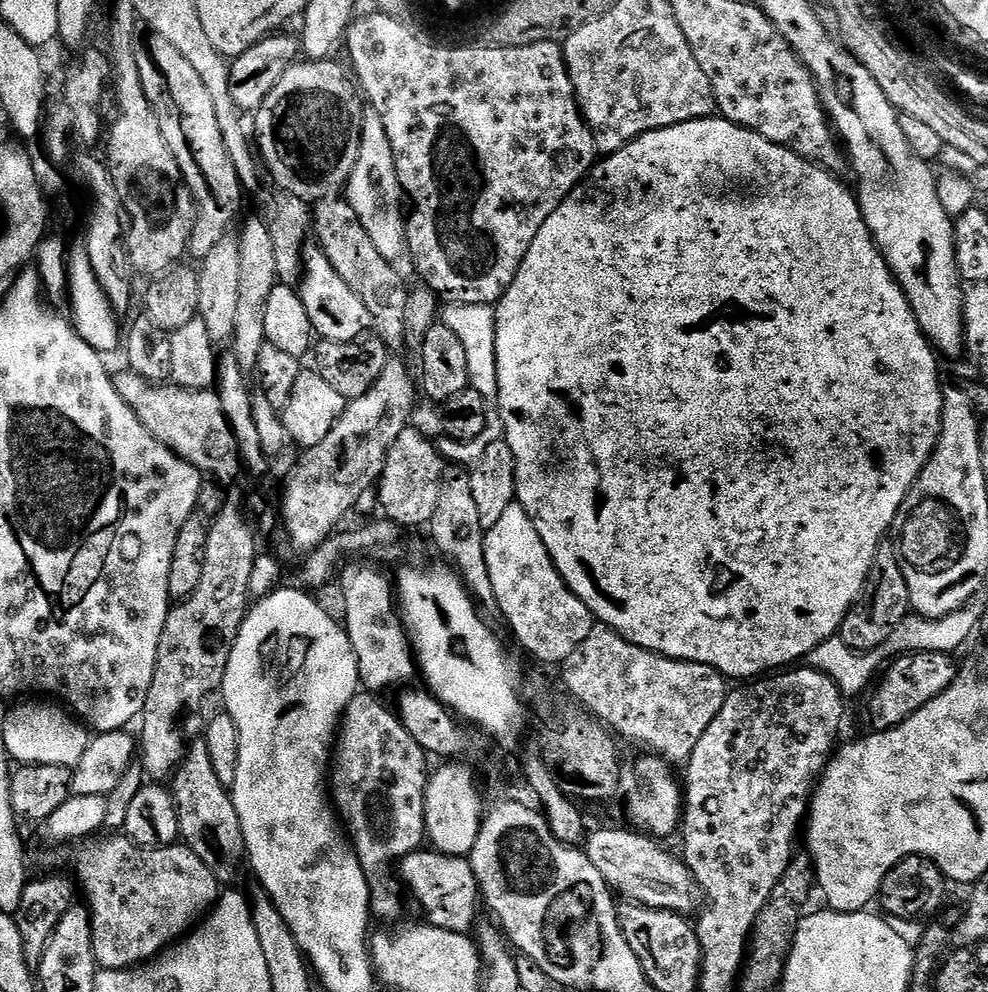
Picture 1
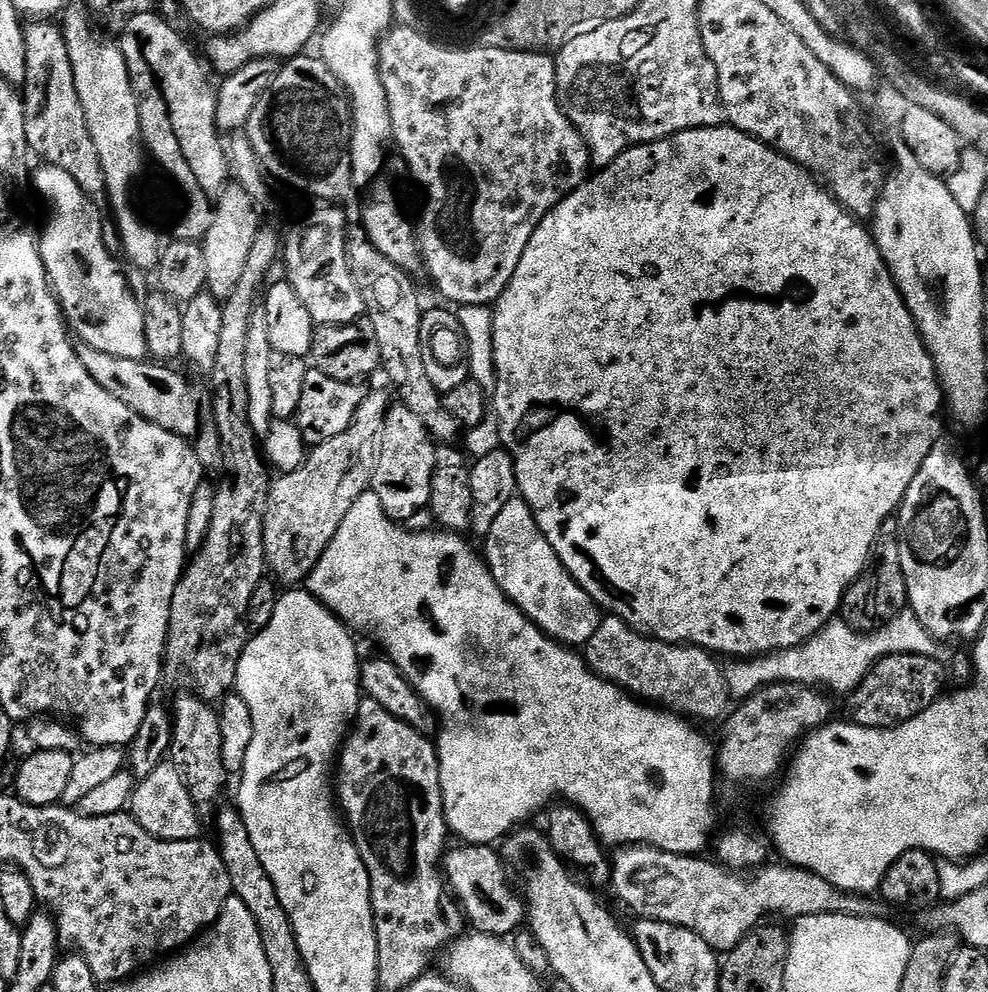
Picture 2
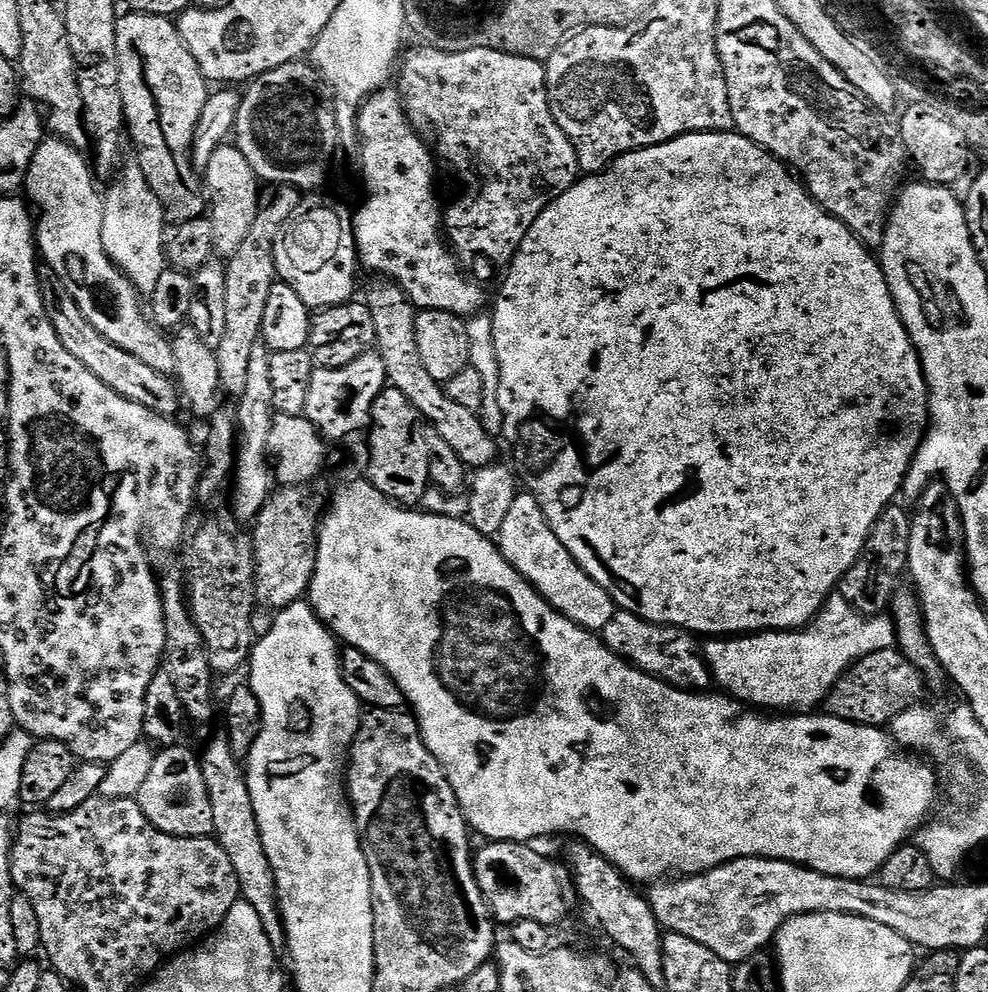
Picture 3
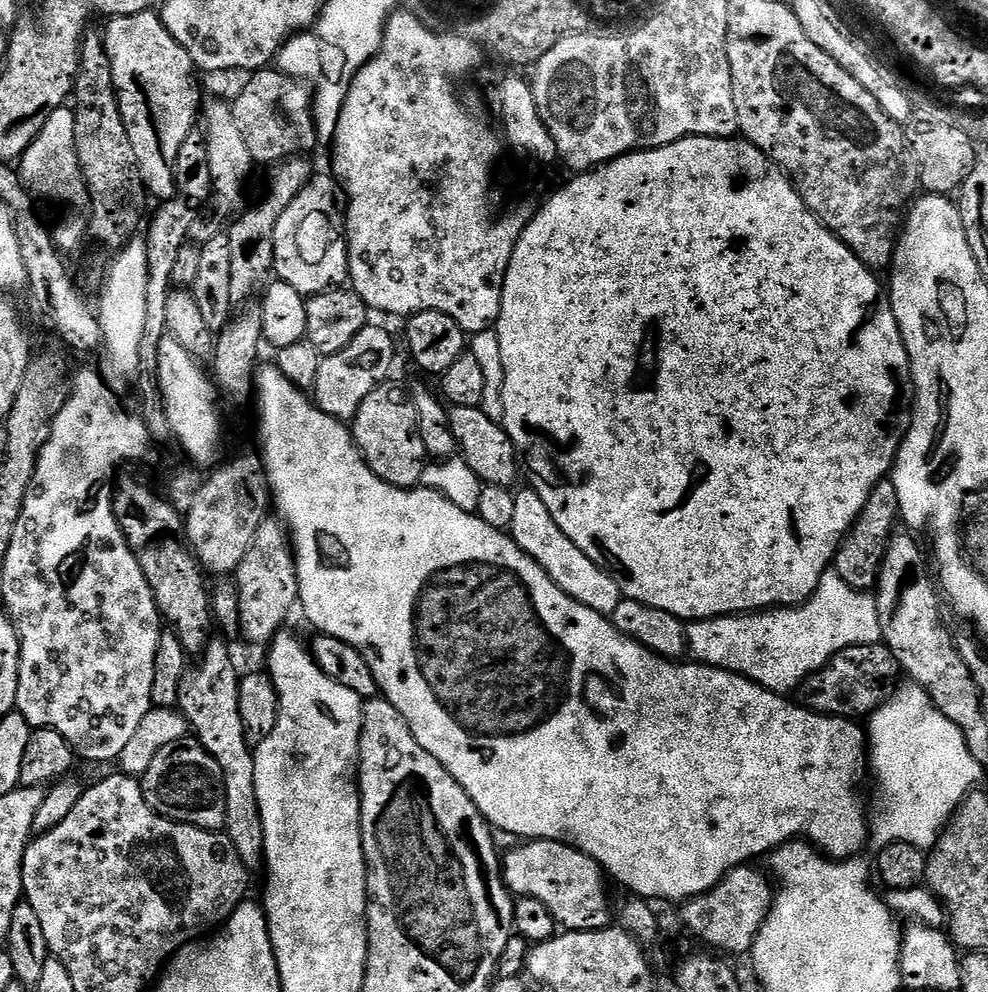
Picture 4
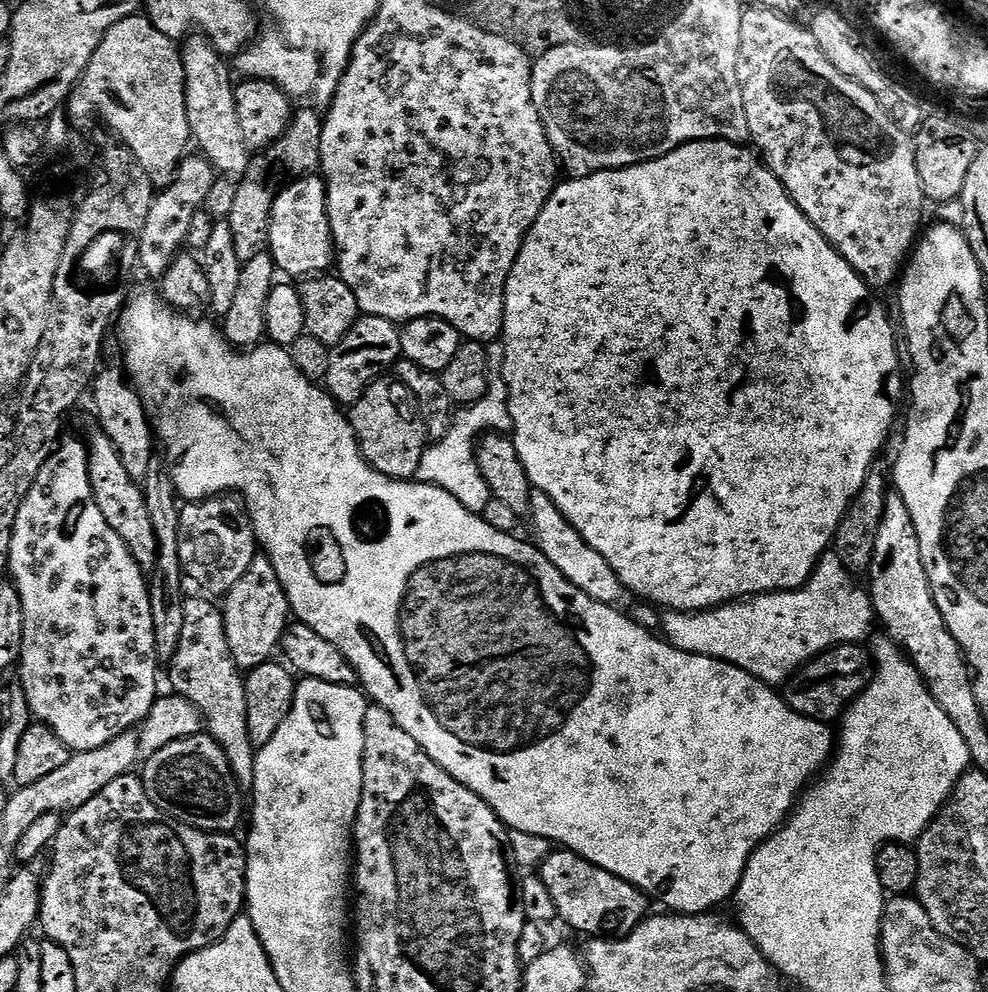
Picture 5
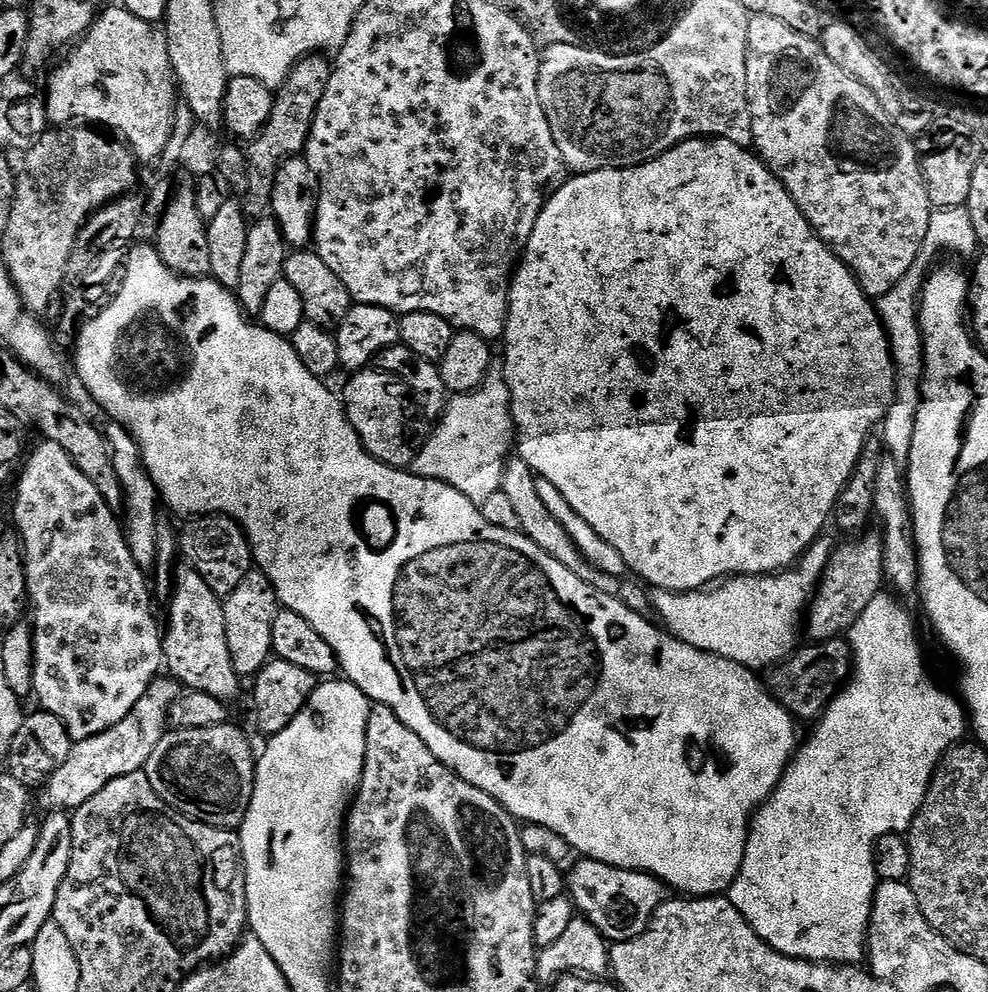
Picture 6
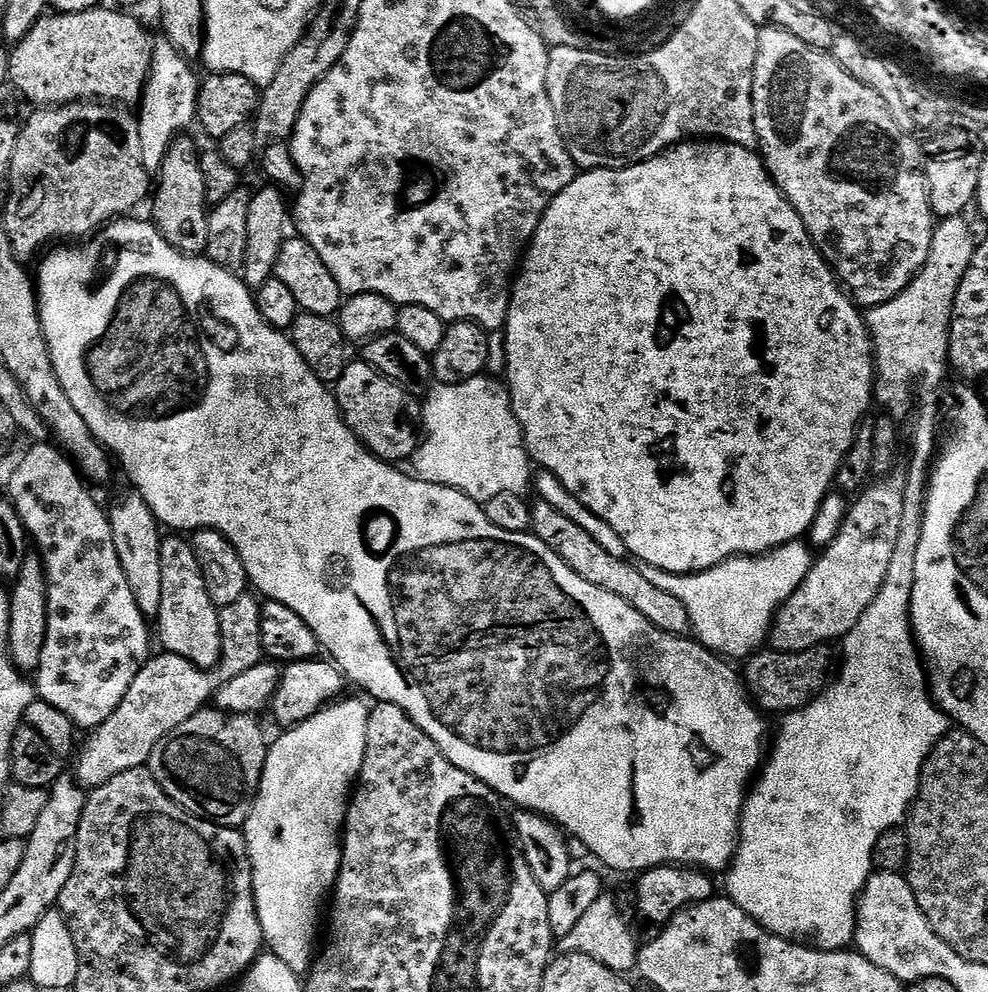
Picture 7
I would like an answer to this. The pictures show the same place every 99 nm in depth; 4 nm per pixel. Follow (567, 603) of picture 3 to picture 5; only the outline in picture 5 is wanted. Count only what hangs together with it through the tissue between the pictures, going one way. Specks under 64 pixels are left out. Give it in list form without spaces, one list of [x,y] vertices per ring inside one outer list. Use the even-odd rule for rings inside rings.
[[[536,490],[531,493],[531,520],[536,527],[535,539],[539,541],[540,552],[546,554],[546,558],[550,558],[550,562],[554,562],[558,570],[562,570],[562,574],[571,584],[603,604],[615,605],[616,599],[622,594],[625,595],[626,589],[620,583],[618,574],[610,566],[610,562],[606,562],[606,558],[598,550],[585,543],[580,533],[558,510],[558,506],[554,506],[554,502],[545,492]]]

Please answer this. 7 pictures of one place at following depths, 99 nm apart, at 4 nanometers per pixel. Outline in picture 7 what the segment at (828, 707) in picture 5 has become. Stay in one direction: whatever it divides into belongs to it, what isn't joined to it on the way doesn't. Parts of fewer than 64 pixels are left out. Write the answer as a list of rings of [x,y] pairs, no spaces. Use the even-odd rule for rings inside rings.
[[[824,646],[802,650],[800,653],[761,650],[747,657],[743,665],[744,672],[742,668],[742,679],[744,687],[748,689],[749,697],[756,707],[765,713],[787,714],[796,711],[797,708],[806,707],[830,683],[834,664],[832,668],[832,656],[827,652],[828,650]]]

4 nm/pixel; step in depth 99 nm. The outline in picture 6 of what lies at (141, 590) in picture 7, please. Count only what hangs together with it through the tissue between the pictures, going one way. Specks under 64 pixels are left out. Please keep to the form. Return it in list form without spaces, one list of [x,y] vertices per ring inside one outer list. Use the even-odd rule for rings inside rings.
[[[112,422],[109,425],[109,428],[106,428],[108,445],[114,458],[114,470],[118,470],[118,482],[122,482],[124,491],[123,515],[125,516],[122,516],[124,537],[138,567],[152,570],[156,566],[158,522],[162,519],[161,513],[156,513],[159,508],[162,508],[160,494],[152,481],[150,469],[144,464],[144,454],[138,446],[136,437],[129,434],[127,428],[124,428],[119,422]]]

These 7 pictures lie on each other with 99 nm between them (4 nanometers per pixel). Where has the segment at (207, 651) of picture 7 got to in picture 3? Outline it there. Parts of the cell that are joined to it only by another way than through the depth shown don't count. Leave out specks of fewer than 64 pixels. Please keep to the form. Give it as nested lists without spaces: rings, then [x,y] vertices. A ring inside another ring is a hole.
[[[227,735],[216,736],[205,746],[204,752],[202,751],[202,763],[206,778],[206,790],[210,794],[210,806],[214,809],[214,822],[212,823],[214,838],[220,843],[222,850],[226,850],[226,855],[234,865],[234,874],[238,874],[241,897],[246,902],[250,902],[250,906],[254,906],[254,910],[257,911],[258,918],[262,918],[262,928],[266,930],[266,938],[270,938],[270,942],[277,950],[287,949],[288,939],[284,929],[284,919],[280,913],[280,899],[276,893],[274,870],[270,866],[270,858],[266,858],[266,846],[262,846],[262,834],[258,830],[254,802],[250,802],[250,786],[245,765],[232,748],[231,739]]]

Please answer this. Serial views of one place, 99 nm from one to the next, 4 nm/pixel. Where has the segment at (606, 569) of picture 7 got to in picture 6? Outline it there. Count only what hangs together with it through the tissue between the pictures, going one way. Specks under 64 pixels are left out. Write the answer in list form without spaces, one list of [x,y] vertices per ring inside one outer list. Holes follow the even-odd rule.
[[[519,456],[511,457],[506,463],[501,491],[509,495],[510,502],[513,503],[513,507],[516,507],[518,518],[521,520],[520,531],[530,538],[536,546],[545,550],[552,558],[561,562],[588,585],[594,586],[595,589],[604,594],[617,596],[626,606],[630,606],[640,615],[649,615],[652,610],[649,591],[641,583],[635,582],[636,584],[634,584],[626,582],[627,580],[621,581],[619,577],[606,574],[600,568],[589,563],[588,559],[581,554],[577,539],[572,538],[573,533],[558,522],[558,518],[555,518],[550,510],[547,510],[546,504],[538,495],[537,482],[538,478],[531,466]]]

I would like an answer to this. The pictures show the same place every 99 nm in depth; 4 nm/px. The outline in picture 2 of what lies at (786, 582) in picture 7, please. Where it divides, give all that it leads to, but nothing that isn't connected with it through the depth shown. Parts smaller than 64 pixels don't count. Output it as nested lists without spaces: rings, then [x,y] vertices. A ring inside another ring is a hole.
[[[905,610],[887,621],[876,632],[855,632],[842,618],[834,618],[821,632],[814,634],[805,644],[781,652],[769,652],[759,658],[736,658],[724,668],[729,697],[739,702],[753,696],[771,684],[807,684],[810,688],[829,693],[852,692],[866,678],[866,674],[882,658],[898,654],[922,654],[935,660],[944,658],[949,645],[931,636],[910,610]]]

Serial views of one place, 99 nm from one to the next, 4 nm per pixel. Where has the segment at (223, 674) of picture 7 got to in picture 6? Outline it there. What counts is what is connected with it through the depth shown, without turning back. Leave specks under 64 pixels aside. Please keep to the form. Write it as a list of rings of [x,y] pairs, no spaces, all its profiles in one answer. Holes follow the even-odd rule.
[[[253,570],[238,582],[238,590],[224,600],[226,614],[226,638],[230,646],[232,659],[236,661],[236,673],[241,678],[255,677],[261,672],[273,655],[272,650],[272,623],[278,611],[276,591],[266,578],[266,574]],[[157,678],[142,694],[142,698],[138,698],[134,710],[122,718],[122,722],[110,726],[110,730],[102,734],[94,734],[94,738],[75,741],[66,762],[58,765],[52,777],[43,785],[44,793],[38,796],[39,803],[41,800],[48,810],[75,810],[90,802],[90,798],[94,798],[102,786],[114,782],[114,778],[143,772],[150,754],[154,754],[154,746],[158,746],[165,732],[169,731],[168,711],[180,697],[181,691],[177,681]]]

